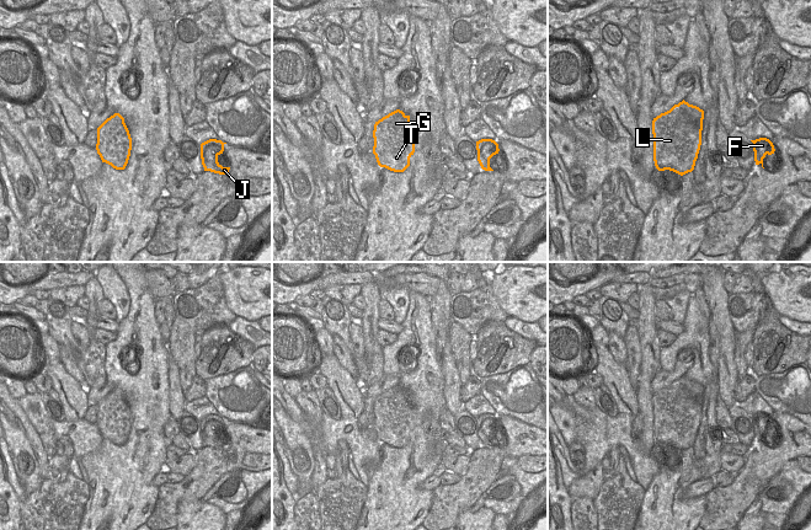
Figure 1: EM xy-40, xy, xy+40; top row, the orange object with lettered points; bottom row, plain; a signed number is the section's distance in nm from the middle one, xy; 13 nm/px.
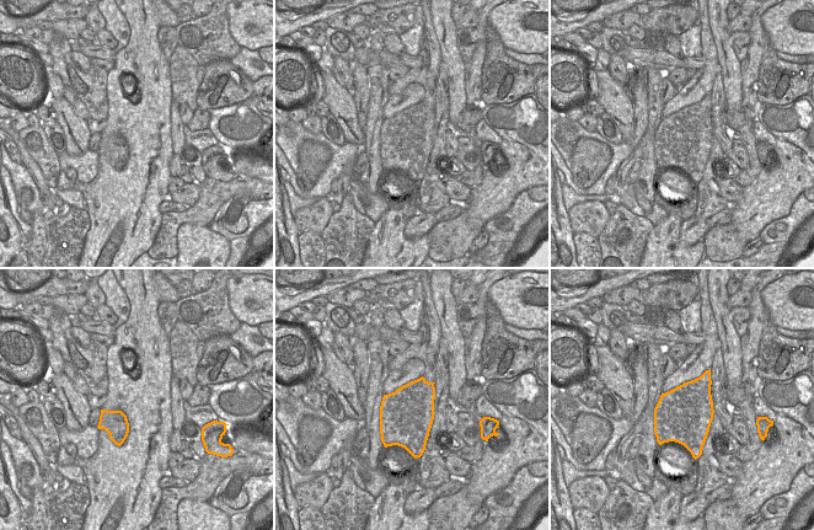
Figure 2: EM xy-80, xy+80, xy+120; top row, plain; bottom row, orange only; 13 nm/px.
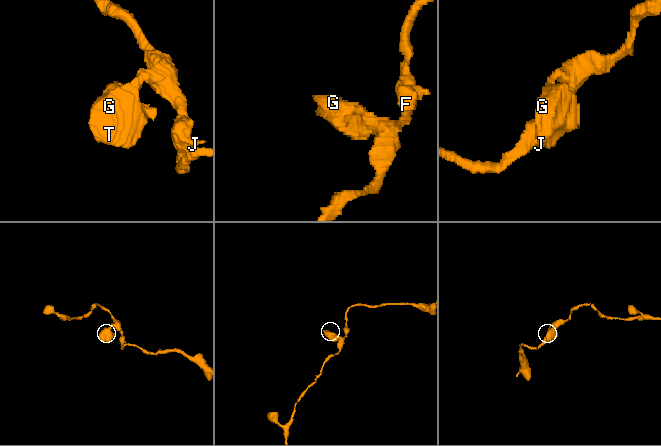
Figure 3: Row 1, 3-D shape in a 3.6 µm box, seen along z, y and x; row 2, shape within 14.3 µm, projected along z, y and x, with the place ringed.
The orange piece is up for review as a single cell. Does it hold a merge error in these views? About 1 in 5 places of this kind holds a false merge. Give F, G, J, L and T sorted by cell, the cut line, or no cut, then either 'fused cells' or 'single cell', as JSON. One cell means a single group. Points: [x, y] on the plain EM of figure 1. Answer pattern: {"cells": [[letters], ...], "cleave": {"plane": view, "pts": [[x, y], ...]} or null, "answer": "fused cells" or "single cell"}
{"cells": [["F", "G", "J", "L", "T"]], "cleave": null, "answer": "single cell"}

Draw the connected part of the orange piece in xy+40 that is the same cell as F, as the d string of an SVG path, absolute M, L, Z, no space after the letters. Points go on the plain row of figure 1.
M759 413L756 416L751 416L753 418L753 427L754 427L754 437L756 440L762 440L763 443L763 434L765 430L774 429L775 424L773 418L767 413Z

